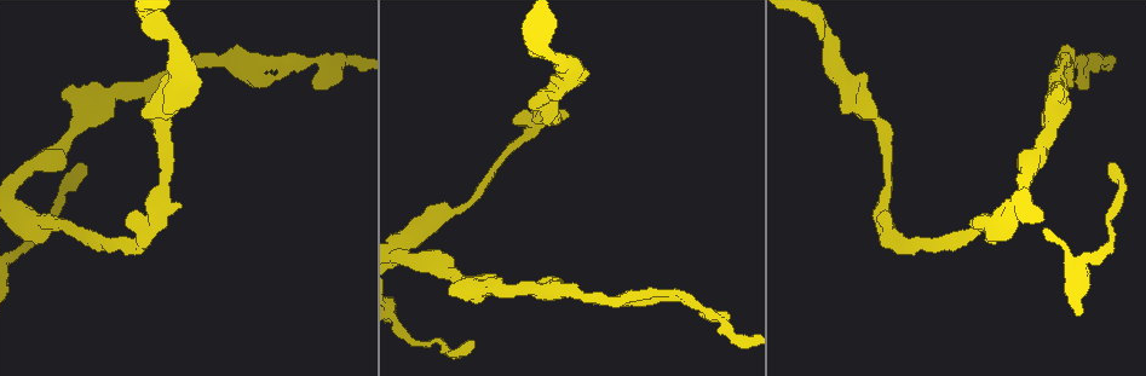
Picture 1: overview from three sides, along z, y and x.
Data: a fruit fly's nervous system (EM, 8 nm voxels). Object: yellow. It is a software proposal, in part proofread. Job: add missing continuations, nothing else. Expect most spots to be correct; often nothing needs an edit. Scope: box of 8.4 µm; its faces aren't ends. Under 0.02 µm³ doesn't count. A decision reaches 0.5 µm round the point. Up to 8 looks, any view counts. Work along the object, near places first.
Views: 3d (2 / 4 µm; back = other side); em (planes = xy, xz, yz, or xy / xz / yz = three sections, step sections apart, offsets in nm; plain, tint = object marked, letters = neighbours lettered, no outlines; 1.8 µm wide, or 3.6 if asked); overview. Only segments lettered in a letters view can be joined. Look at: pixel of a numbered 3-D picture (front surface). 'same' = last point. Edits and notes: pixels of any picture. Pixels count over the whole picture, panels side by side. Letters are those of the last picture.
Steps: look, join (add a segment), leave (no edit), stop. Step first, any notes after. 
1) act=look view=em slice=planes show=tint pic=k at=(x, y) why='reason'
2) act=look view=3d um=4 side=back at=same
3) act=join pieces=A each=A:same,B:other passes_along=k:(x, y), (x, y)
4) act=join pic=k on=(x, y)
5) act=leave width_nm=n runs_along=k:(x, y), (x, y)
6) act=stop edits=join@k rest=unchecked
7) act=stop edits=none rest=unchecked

act=look view=3d um=4 pic=1 at=(710, 313)

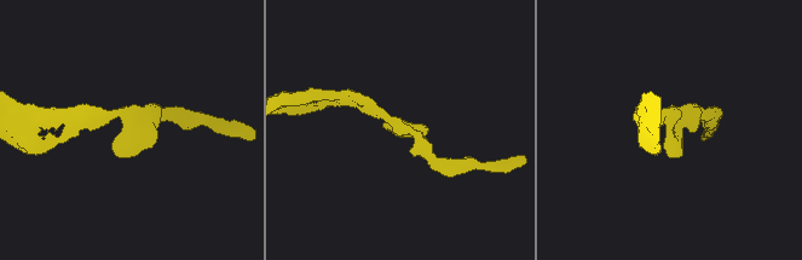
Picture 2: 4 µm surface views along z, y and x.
act=look view=em slice=xz step=16 show=tint pic=2 at=(129, 118)

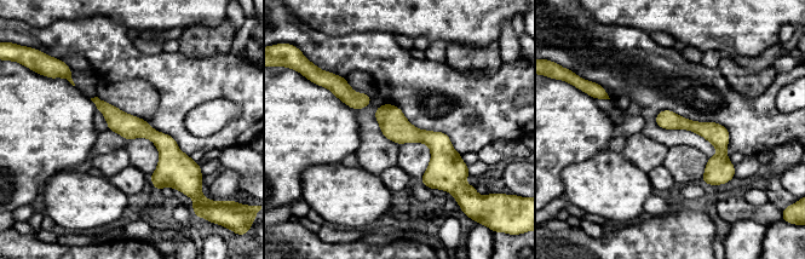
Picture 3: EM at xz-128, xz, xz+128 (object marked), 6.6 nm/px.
act=look view=em slice=planes show=letters at=same

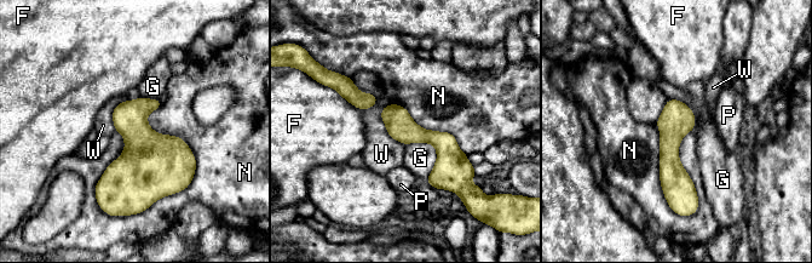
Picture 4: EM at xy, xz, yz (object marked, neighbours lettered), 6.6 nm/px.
act=leave longest_contact=N:750nm each=F:other,G:other,N:other,P:other,W:other border=4:(163, 102), (142, 211) found='none of them fits'

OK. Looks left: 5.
act=look view=3d um=2 pic=1 at=(84, 164) why='free end'

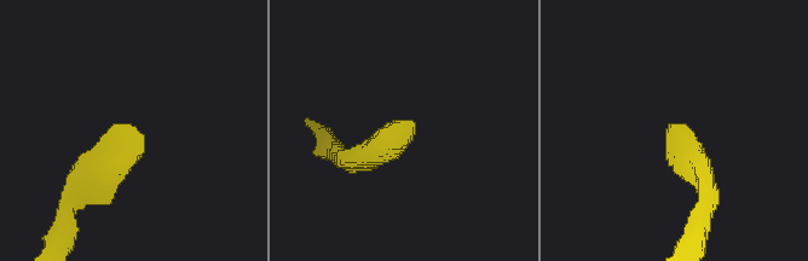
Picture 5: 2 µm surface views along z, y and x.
act=look view=em um=3.6 slice=planes show=letters pic=5 at=(133, 126) why='shape alone is not enough'

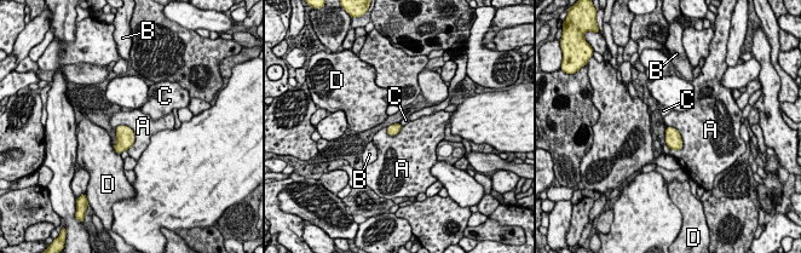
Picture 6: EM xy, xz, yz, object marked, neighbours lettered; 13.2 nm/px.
act=leave each=A:other,B:other,C:other,D:other border=6:(668, 126), (678, 131), (681, 149) found='no lettered segment goes on from it'

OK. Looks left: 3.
act=look view=em slice=xz step=16 show=tint pic=1 at=(28, 169) why='arms part here'

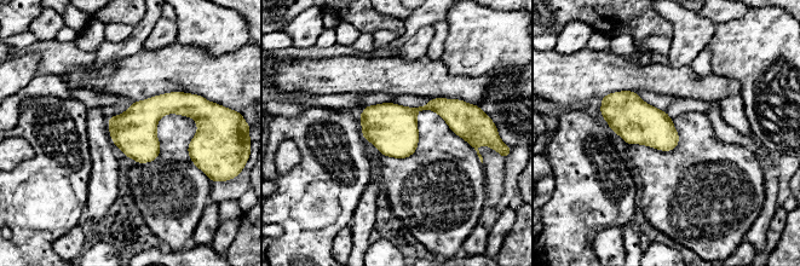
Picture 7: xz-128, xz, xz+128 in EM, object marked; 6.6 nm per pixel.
act=look view=em slice=xz step=16 show=letters at=same

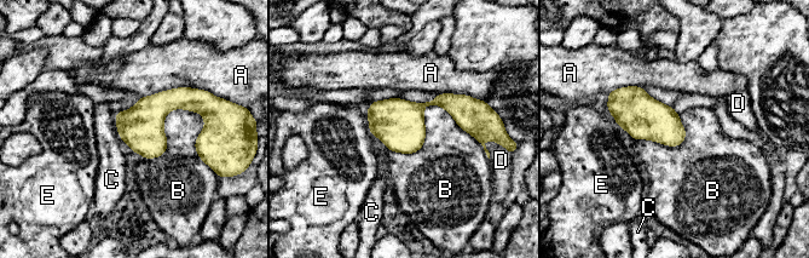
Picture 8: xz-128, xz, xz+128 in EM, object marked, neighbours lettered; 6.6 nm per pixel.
act=leave each=A:other,B:other,C:other,D:other,E:other border=8:(388, 149), (485, 152) found='no lettered segment goes on from it'

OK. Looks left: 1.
act=stop edits=none rest=unchecked

